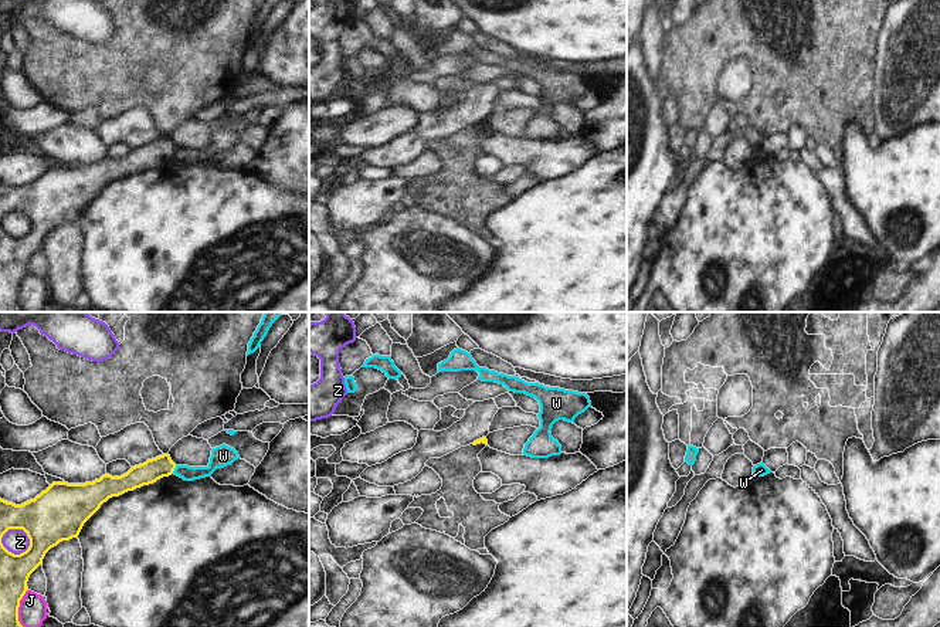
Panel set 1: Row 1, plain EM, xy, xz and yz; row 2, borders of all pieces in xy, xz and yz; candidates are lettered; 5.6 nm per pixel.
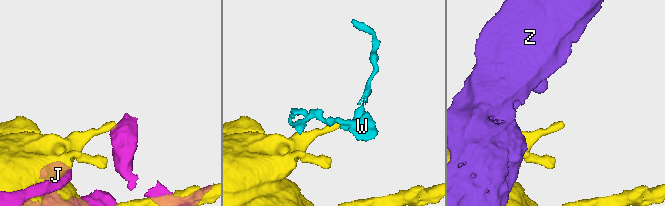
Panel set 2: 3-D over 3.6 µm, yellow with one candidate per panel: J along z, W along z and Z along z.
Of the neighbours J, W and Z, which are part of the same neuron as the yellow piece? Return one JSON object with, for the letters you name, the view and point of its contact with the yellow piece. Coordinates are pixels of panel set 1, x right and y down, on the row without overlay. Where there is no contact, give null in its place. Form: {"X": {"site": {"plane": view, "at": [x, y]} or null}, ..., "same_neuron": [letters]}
{"same_neuron": []}

